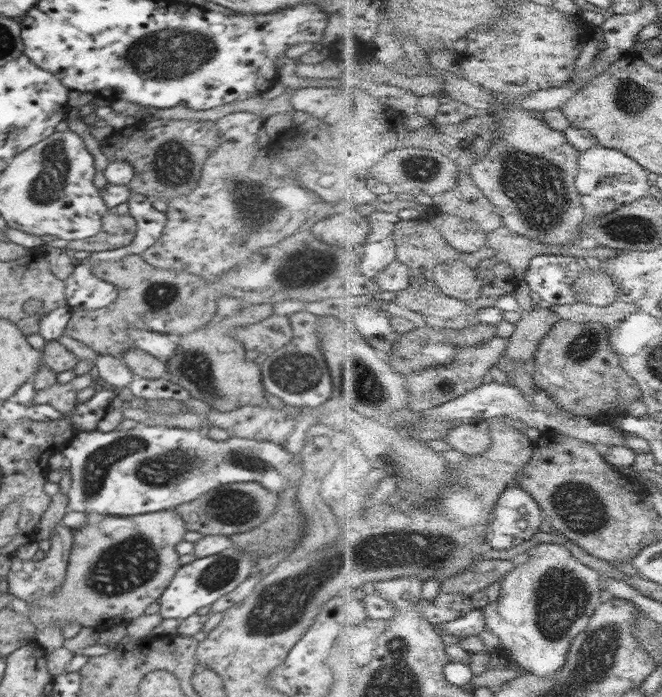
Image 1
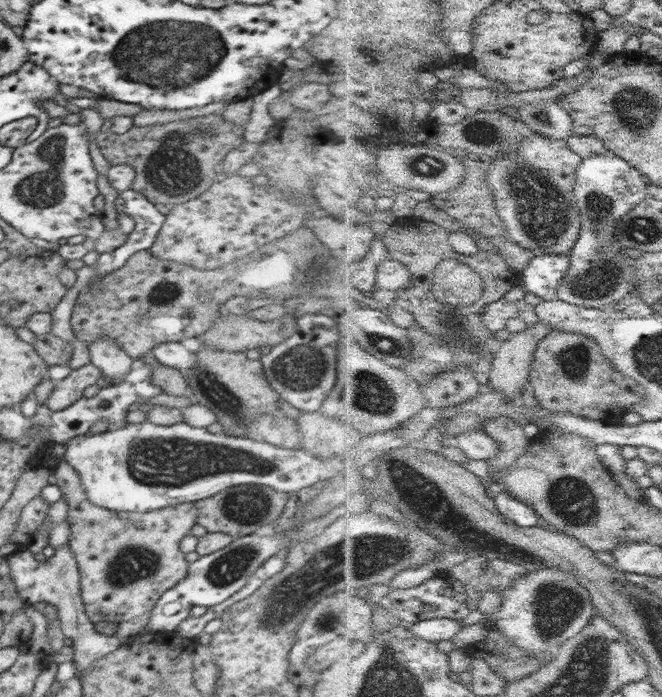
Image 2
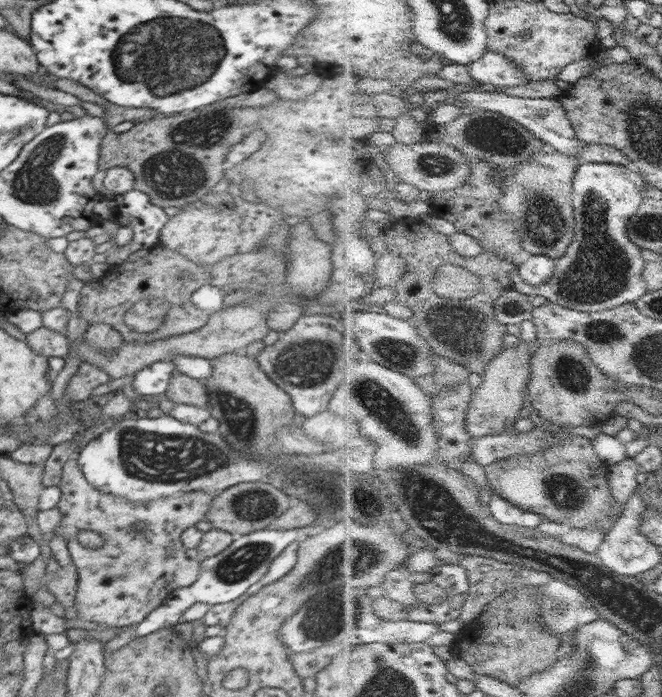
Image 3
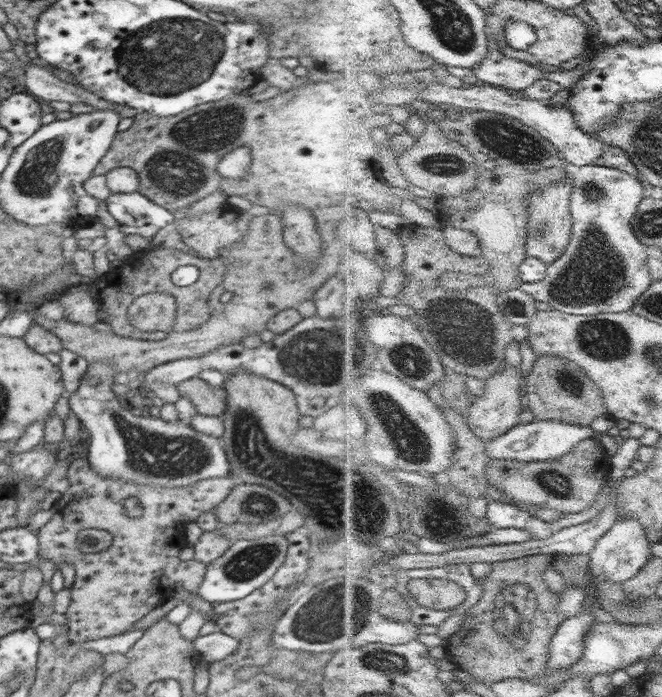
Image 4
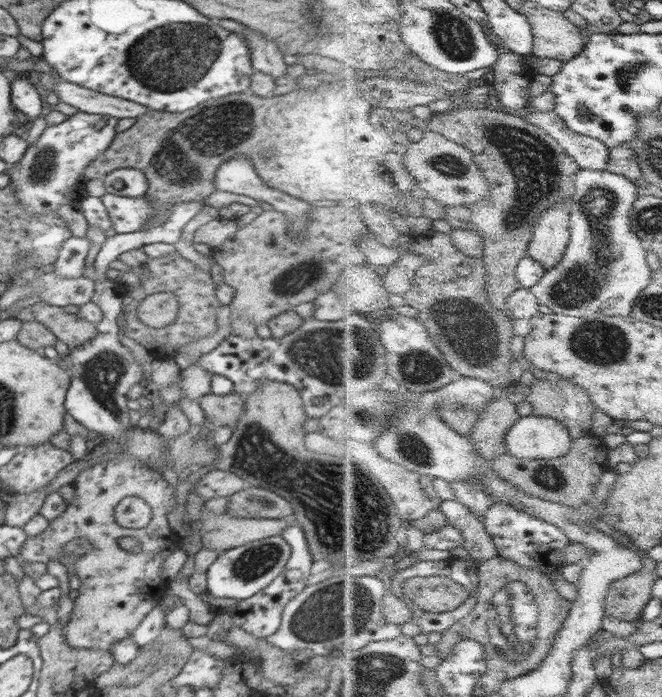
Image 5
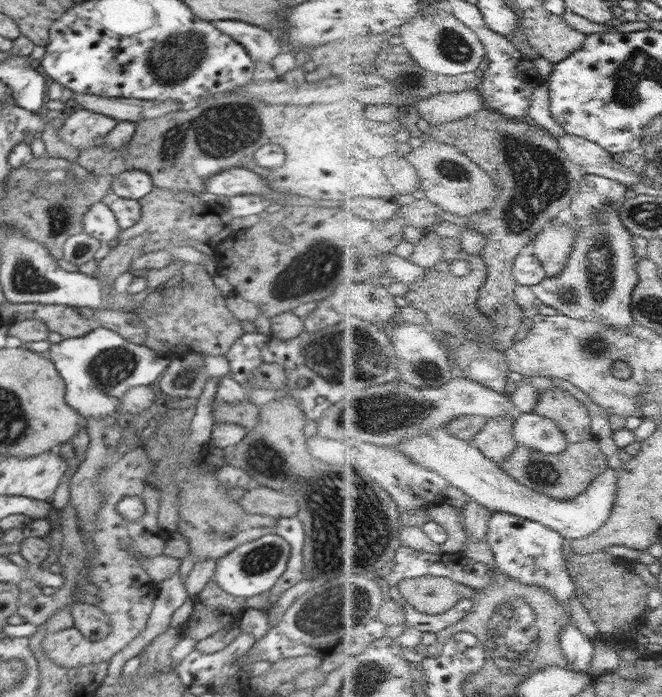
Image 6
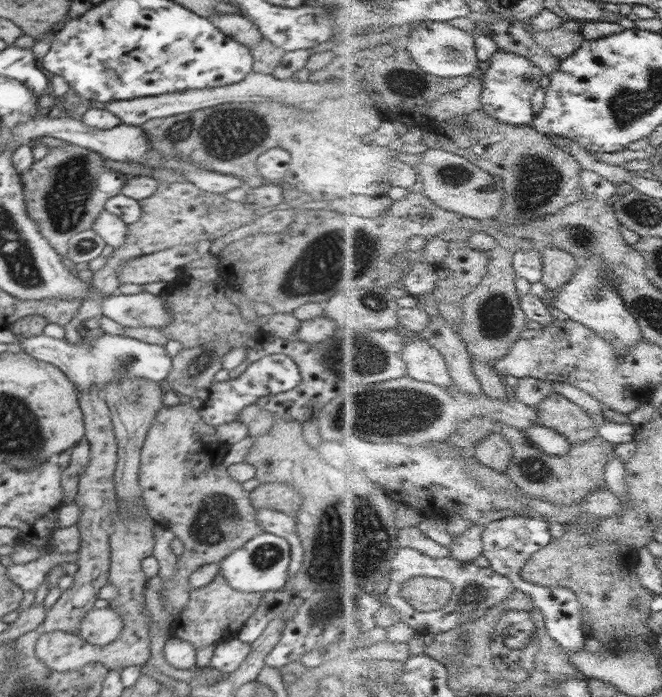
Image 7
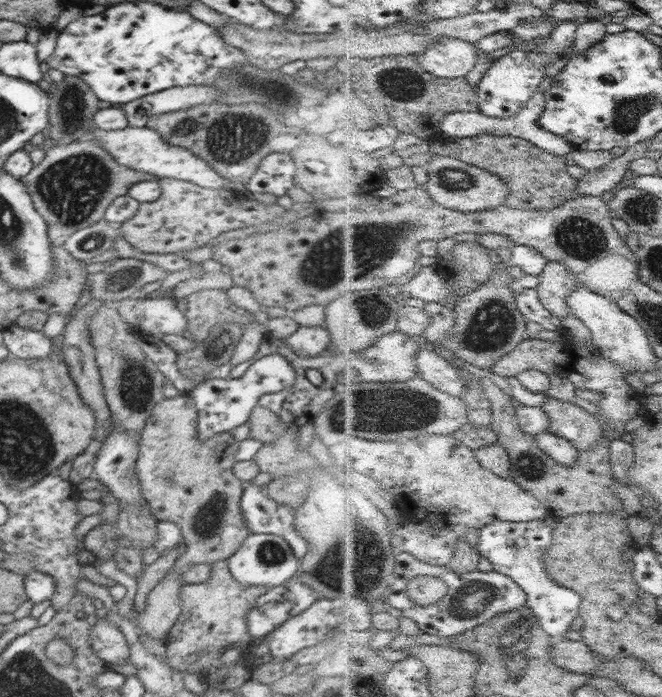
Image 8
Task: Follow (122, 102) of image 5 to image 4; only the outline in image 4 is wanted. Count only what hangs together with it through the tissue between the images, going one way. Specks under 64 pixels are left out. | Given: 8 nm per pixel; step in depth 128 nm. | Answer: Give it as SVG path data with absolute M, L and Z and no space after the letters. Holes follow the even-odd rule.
M31 62L24 63L27 90L44 101L66 102L92 106L97 111L116 109L118 104L99 98L98 95L75 85L74 82L60 80L47 67Z

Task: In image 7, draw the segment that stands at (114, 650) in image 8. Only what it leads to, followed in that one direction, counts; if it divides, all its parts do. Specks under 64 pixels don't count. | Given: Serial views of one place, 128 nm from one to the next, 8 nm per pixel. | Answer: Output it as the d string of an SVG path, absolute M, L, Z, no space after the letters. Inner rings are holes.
M110 608L93 610L81 621L79 635L93 646L106 647L123 632L119 614Z

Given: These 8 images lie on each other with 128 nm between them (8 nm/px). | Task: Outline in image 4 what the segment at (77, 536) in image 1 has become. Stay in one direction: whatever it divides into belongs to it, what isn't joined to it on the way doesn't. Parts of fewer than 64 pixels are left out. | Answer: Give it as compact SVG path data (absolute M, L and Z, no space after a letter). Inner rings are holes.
M80 457L76 460L73 460L68 464L67 468L67 479L69 480L69 488L68 490L61 495L60 499L56 501L54 506L52 515L50 516L50 520L48 520L45 524L40 526L38 530L37 537L39 540L40 551L38 551L38 559L44 558L44 560L52 560L54 563L68 562L68 564L72 564L75 568L75 576L76 580L71 588L72 591L72 601L70 602L70 607L66 612L66 619L68 621L70 631L68 632L69 643L88 643L90 640L96 640L99 638L106 638L116 635L122 635L133 631L133 625L142 620L152 609L154 609L158 603L164 601L164 596L166 596L166 588L170 588L170 590L176 587L176 584L182 584L182 587L196 595L196 592L200 589L202 582L204 581L204 574L206 574L207 565L200 562L195 562L194 560L180 560L180 551L187 545L185 541L185 534L183 533L184 525L186 522L196 521L198 516L202 513L207 512L215 508L216 505L220 504L230 494L230 491L234 488L234 480L230 476L226 477L212 477L206 478L202 480L198 480L192 485L188 485L187 487L178 487L178 488L168 488L162 487L162 485L142 485L139 486L138 483L134 483L134 481L124 481L124 479L118 479L118 477L107 477L104 475L100 475L98 471L94 471L92 467L90 467L90 463L84 457ZM129 497L135 497L142 505L142 514L140 514L140 518L130 518L130 516L126 516L124 514L124 501ZM86 528L98 528L100 530L106 530L112 534L112 544L103 551L84 554L84 552L80 552L78 548L76 548L76 534L80 532L80 530L86 530Z

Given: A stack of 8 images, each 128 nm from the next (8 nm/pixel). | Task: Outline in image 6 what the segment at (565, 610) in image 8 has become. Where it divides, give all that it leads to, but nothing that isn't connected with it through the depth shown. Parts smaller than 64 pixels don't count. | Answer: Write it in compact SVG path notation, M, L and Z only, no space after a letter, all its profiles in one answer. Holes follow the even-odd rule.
M497 511L491 520L489 542L496 552L495 563L512 578L522 580L522 584L544 586L554 592L555 598L572 610L574 598L577 598L577 585L568 568L568 558L564 554L564 538L544 523L530 518ZM572 620L561 634L562 647L579 675L587 676L594 662L594 640L589 638Z

